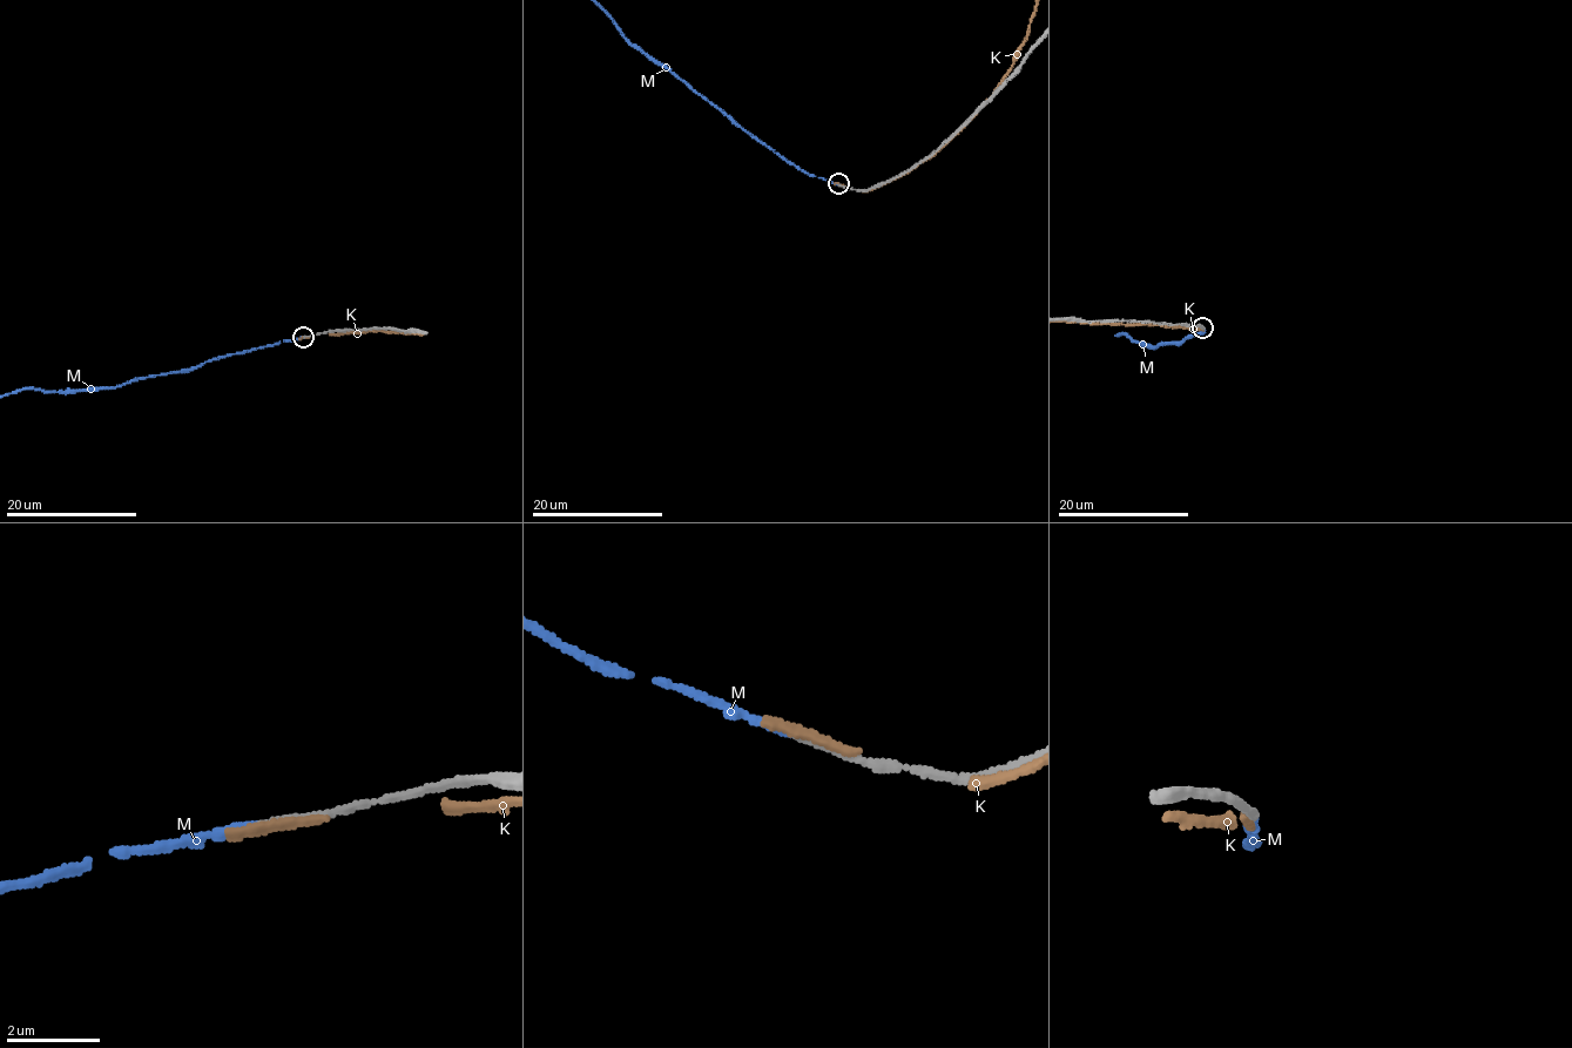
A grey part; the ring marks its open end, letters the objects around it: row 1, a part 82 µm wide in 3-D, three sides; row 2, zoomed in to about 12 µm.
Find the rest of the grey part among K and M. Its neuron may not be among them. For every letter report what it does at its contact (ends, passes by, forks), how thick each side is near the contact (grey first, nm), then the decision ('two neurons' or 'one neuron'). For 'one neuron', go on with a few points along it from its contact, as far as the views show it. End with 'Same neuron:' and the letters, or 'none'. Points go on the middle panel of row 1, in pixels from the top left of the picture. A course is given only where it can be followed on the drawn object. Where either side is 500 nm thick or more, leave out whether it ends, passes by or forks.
K: it ends | 200/240 nm | two neurons
M: it ends | 170/180 nm | one neuron
Same neuron: M

